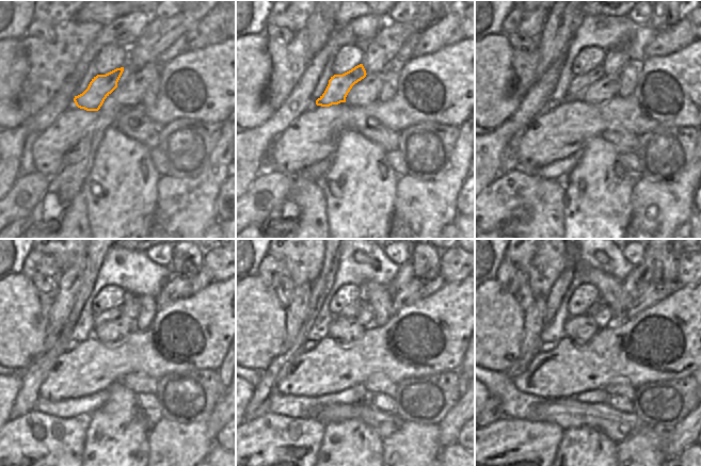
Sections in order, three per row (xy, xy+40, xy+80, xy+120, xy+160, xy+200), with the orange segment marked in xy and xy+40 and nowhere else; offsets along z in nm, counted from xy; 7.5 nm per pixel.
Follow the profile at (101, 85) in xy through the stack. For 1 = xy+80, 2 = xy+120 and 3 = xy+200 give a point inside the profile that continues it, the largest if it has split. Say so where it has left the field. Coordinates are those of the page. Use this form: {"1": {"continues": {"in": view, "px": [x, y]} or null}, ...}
{"1": {"continues": {"in": "xy+80", "px": [578, 84]}}, "2": {"continues": {"in": "xy+120", "px": [115, 311]}}, "3": {"continues": {"in": "xy+200", "px": [599, 304]}}}

